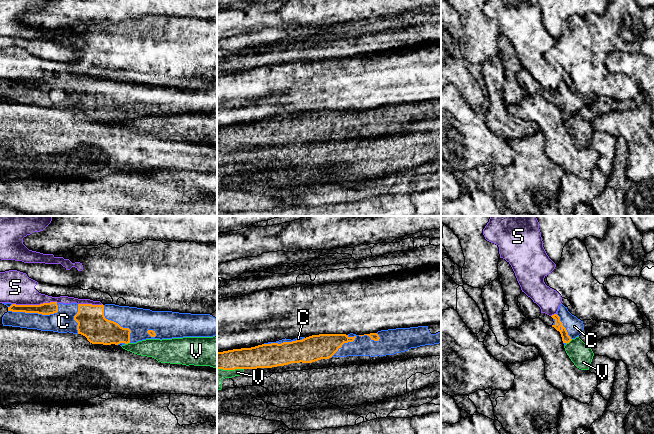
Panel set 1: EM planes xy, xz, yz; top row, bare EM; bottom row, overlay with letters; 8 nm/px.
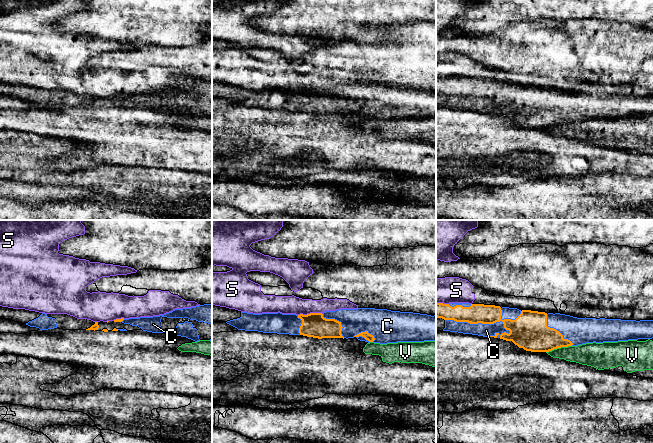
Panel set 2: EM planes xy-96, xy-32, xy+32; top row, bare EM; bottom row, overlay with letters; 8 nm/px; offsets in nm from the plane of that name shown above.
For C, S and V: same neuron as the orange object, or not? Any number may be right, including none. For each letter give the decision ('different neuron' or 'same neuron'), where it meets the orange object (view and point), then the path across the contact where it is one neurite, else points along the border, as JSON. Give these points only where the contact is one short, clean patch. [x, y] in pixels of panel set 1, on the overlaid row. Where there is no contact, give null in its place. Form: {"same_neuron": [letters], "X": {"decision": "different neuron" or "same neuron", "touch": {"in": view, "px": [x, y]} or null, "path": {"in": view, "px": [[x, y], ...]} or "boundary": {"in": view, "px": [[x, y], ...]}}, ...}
{"same_neuron": ["C"], "C": {"decision": "same neuron", "touch": {"in": "xy", "px": [35, 312]}}, "S": {"decision": "different neuron", "touch": {"in": "xy", "px": [34, 305]}}, "V": {"decision": "different neuron", "touch": {"in": "xz", "px": [230, 369]}}}

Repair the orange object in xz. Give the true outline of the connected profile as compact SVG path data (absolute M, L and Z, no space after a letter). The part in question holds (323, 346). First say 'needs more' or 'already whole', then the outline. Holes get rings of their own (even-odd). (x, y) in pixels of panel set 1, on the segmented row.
needs more | M441 323L364 335L319 334L217 352L217 369L257 369L347 356L386 356L441 343Z

